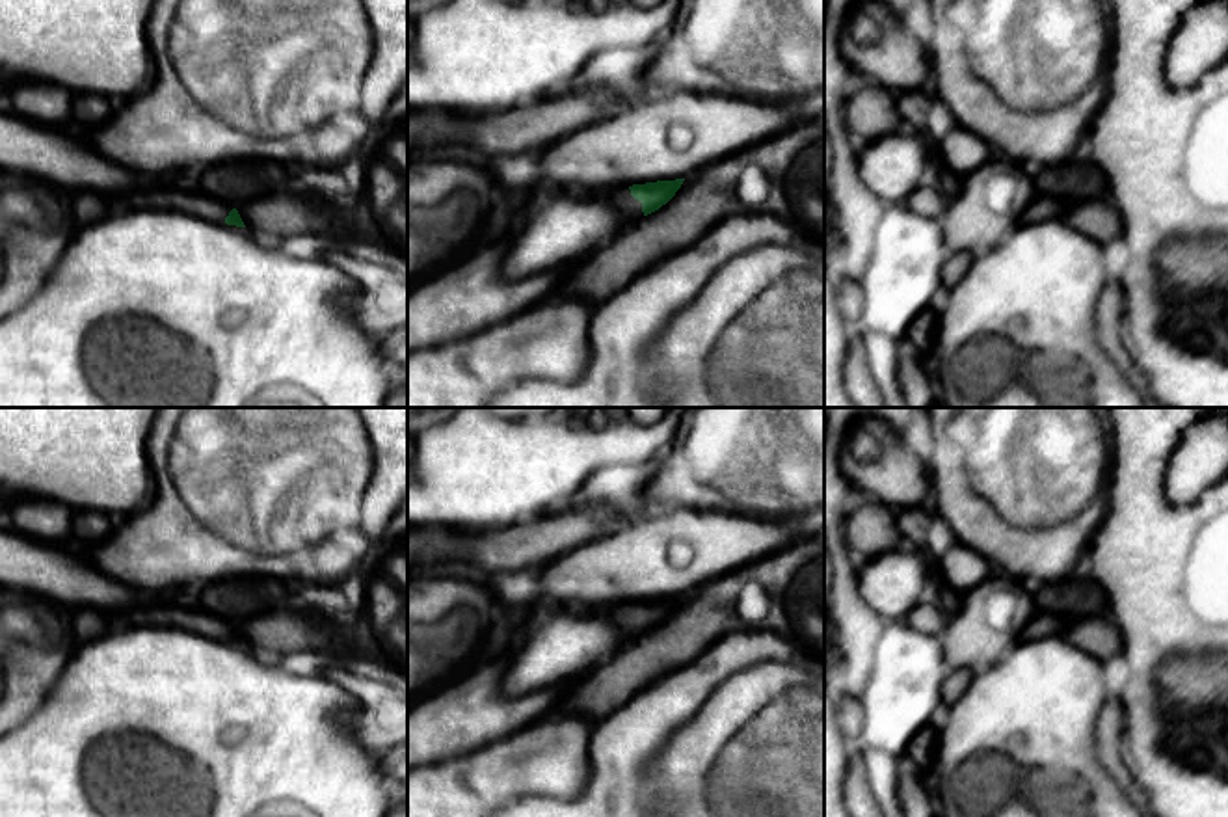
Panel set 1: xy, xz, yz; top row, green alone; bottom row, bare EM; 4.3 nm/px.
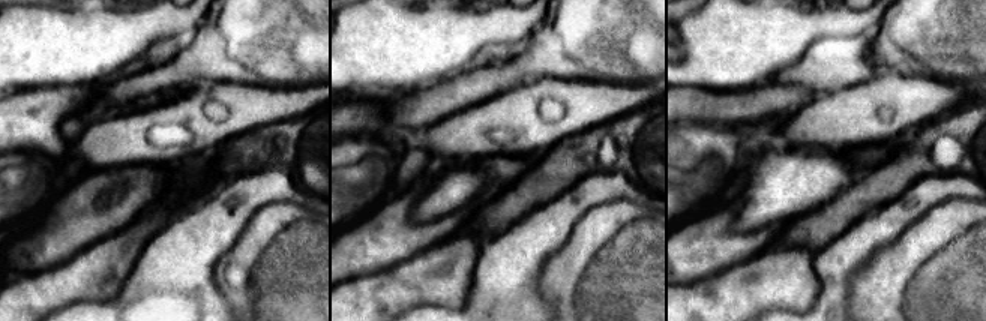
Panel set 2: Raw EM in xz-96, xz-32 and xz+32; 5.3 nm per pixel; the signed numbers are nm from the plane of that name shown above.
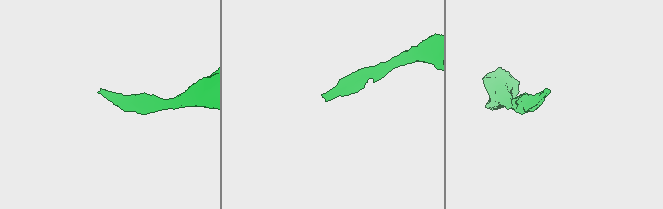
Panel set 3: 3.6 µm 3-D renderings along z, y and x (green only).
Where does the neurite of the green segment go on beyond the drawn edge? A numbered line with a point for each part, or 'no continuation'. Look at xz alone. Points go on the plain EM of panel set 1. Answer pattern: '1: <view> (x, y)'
1: xz (620, 615)

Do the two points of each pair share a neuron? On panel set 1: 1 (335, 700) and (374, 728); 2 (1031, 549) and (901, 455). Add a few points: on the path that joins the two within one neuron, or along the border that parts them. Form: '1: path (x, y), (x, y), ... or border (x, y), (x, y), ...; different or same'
1: border (324, 678), (333, 682), (354, 702), (352, 713); different
2: border (925, 464), (931, 475), (933, 501); different

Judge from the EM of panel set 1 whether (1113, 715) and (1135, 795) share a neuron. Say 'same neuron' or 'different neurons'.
same neuron

